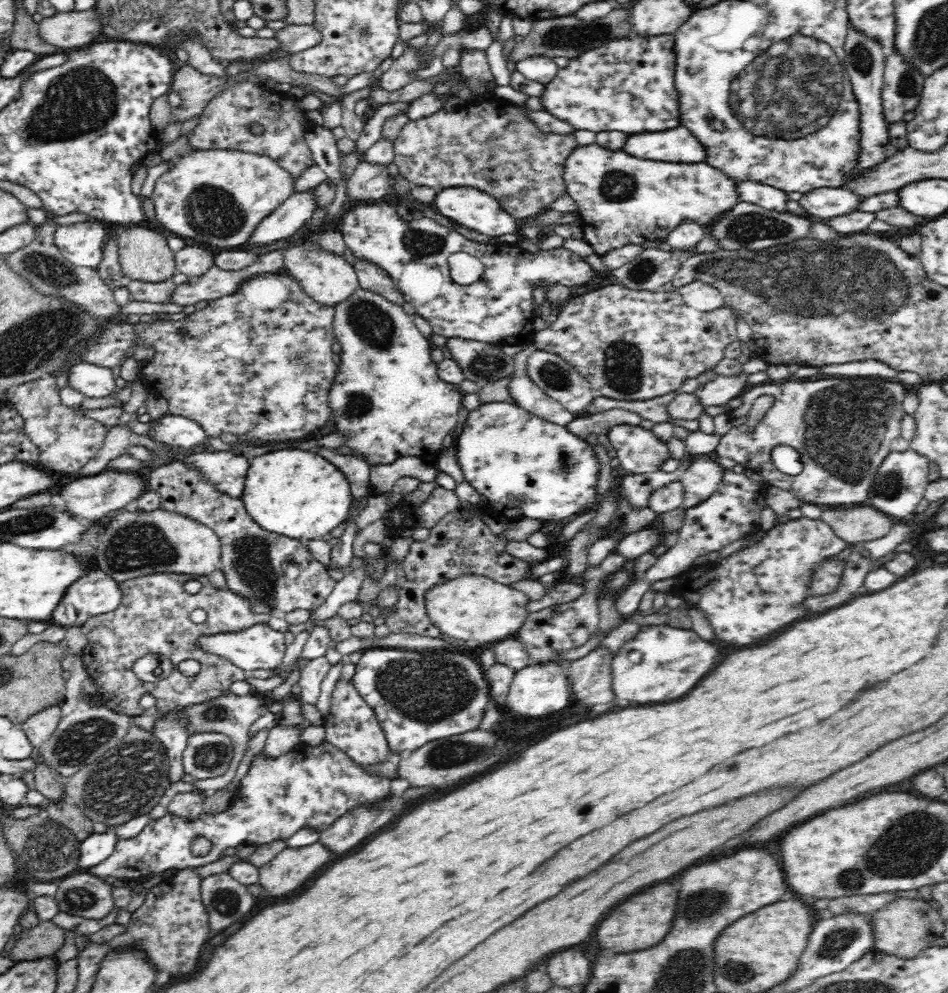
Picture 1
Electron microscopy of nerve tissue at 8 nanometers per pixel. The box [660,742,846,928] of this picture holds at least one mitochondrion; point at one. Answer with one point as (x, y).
(687, 917)

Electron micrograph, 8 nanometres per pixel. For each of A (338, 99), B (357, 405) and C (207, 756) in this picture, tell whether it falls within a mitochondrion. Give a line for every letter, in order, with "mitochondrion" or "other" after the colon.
A: other
B: mitochondrion
C: mitochondrion

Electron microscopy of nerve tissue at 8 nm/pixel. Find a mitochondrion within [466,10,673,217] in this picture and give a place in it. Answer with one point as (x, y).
(573, 40)

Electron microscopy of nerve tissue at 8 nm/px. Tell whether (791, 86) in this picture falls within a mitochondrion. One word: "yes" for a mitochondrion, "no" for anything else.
yes

